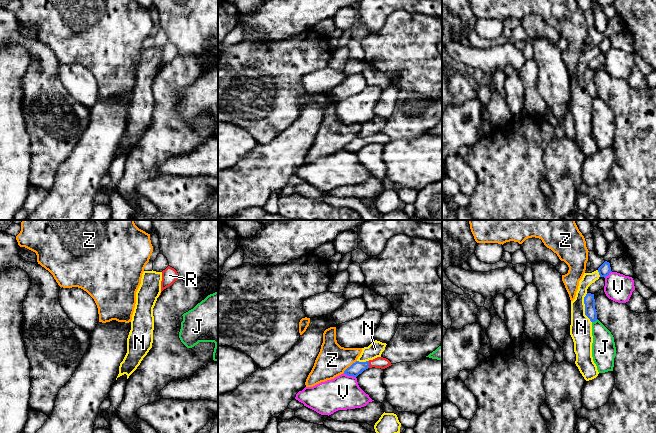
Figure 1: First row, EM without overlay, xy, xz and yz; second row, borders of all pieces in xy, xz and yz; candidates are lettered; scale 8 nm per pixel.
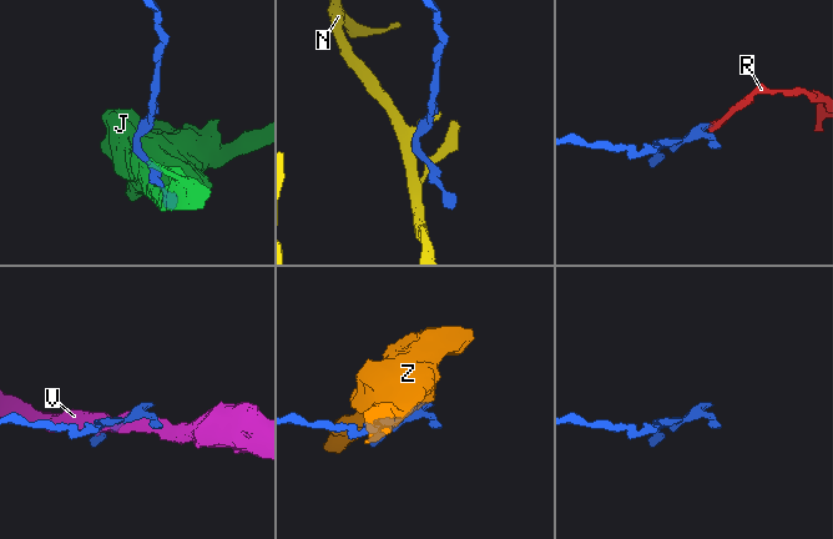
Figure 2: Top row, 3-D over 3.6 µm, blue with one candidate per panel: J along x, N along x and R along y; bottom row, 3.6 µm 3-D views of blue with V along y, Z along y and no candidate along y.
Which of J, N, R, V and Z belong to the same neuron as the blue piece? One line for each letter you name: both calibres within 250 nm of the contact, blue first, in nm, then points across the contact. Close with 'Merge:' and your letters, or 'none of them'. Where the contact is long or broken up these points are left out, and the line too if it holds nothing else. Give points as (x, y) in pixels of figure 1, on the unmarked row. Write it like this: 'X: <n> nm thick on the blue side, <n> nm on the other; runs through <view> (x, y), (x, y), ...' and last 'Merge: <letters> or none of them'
R: 100 nm thick on the blue side, 90 nm on the other; runs through xz (355, 145), (368, 140), (379, 138)
Merge: R

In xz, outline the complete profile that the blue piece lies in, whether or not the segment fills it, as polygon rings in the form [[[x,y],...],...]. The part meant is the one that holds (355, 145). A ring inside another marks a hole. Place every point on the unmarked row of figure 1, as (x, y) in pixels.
[[[377,133],[373,136],[369,136],[366,138],[356,137],[344,147],[344,150],[348,152],[357,153],[359,150],[361,150],[364,146],[368,144],[375,143],[385,145],[391,141],[392,141],[391,138],[383,133]]]

